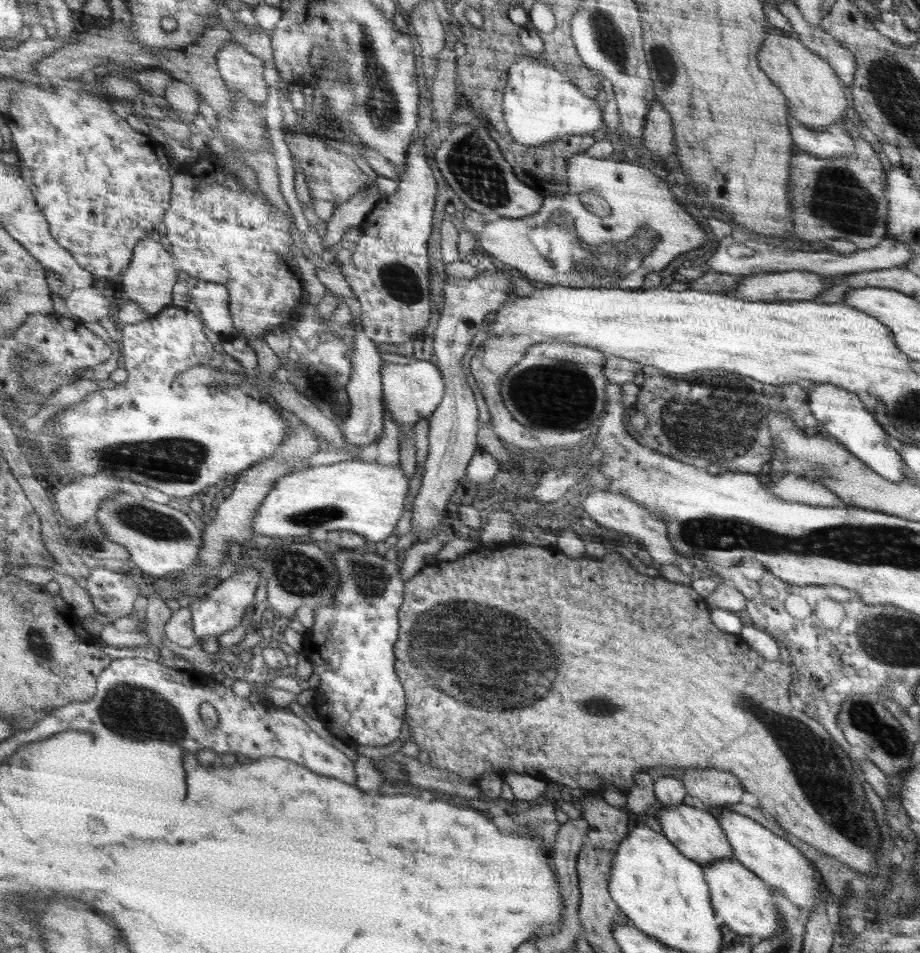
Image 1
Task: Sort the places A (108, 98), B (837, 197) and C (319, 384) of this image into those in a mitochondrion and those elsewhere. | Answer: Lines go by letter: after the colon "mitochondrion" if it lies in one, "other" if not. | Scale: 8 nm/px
A: other
B: mitochondrion
C: mitochondrion

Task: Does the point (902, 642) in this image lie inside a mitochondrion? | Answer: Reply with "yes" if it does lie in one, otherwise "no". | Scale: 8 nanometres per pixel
yes

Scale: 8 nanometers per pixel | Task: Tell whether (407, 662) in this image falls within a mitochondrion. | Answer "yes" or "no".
yes

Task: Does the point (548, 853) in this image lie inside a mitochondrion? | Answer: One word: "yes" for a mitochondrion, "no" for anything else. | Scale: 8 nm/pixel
no

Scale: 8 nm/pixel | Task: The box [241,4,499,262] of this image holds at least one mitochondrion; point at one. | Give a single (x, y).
(383, 110)

